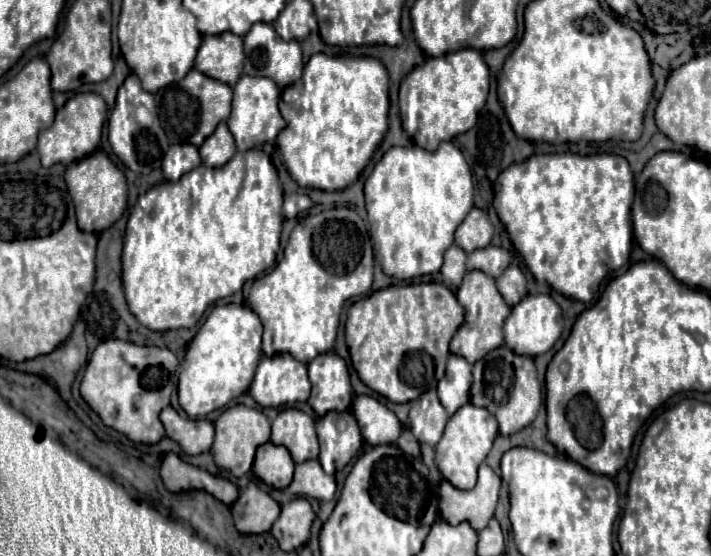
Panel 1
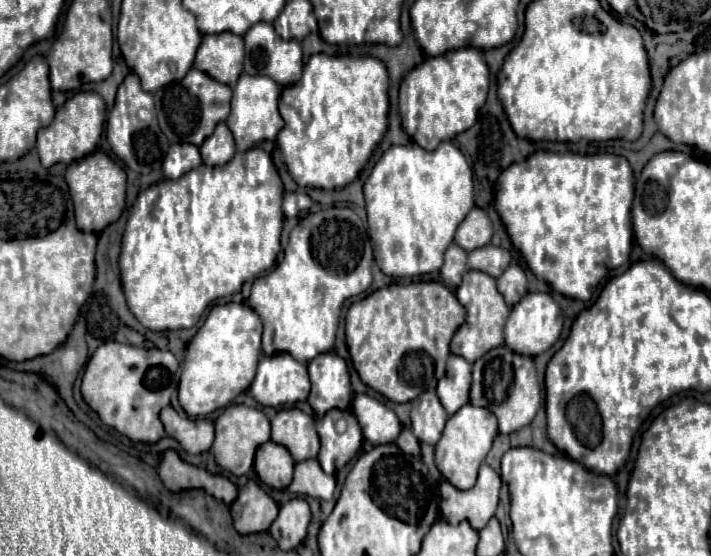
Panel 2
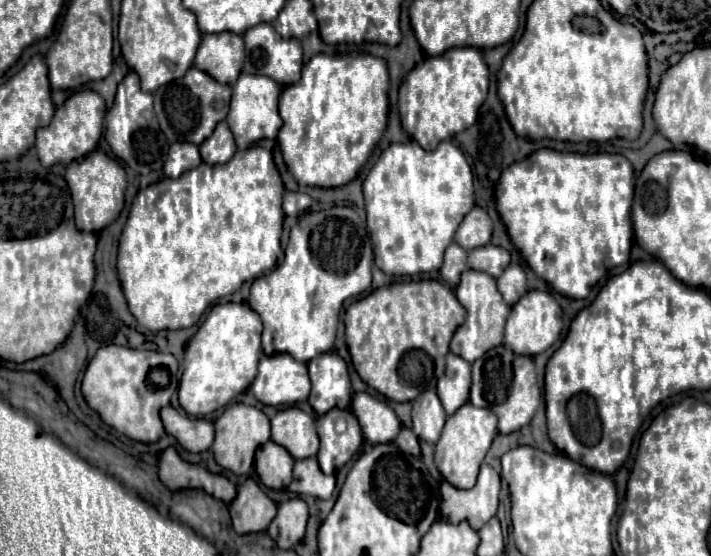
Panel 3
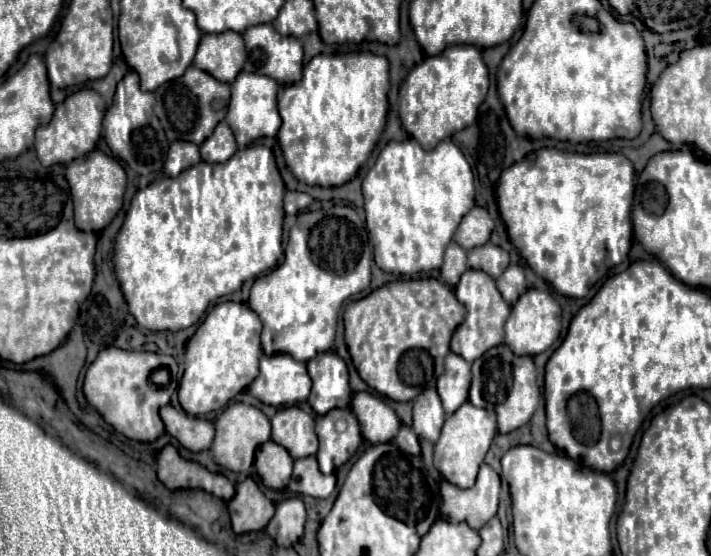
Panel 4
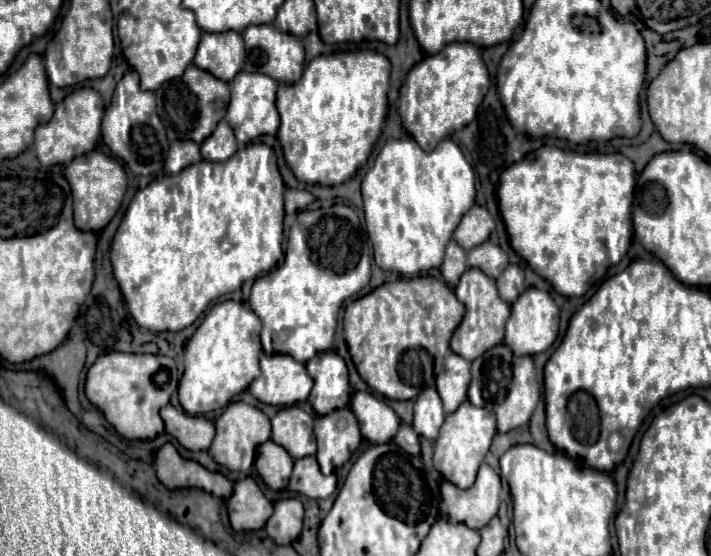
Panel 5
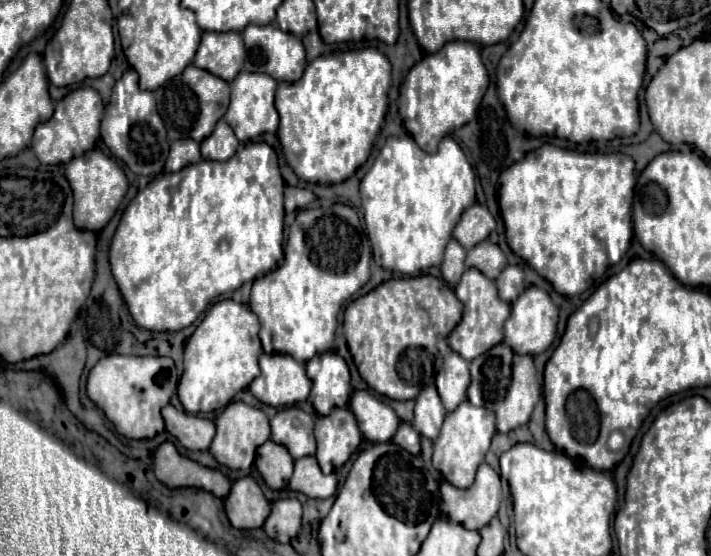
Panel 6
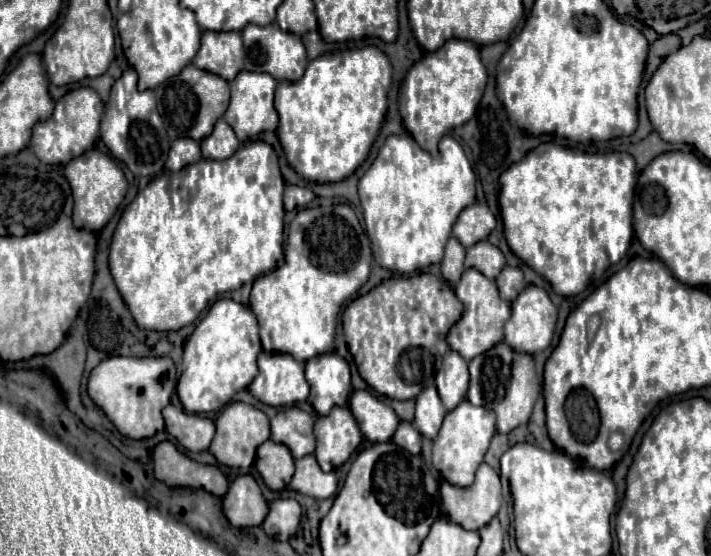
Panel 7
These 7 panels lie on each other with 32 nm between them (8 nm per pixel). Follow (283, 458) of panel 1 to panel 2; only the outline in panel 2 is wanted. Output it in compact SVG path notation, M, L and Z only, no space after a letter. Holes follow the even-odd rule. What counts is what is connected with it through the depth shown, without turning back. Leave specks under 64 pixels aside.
M266 442L256 450L254 470L266 486L284 490L292 480L294 460L286 448L280 448L280 444Z

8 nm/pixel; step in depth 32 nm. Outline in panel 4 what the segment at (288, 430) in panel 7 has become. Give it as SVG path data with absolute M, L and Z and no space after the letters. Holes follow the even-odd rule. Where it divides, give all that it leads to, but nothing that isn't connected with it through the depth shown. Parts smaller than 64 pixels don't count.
M298 406L278 410L272 418L272 440L284 446L292 458L314 456L318 450L314 418Z

